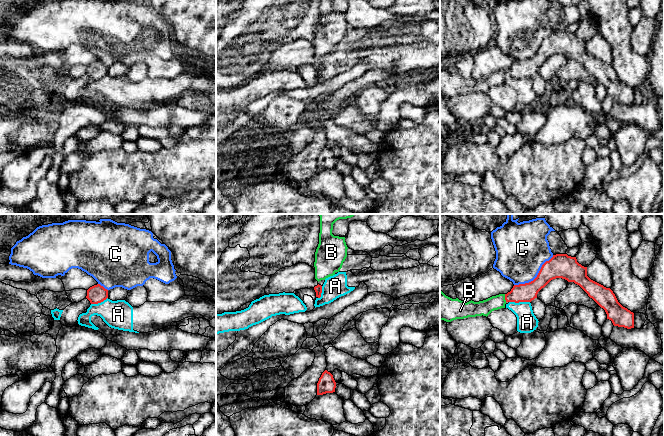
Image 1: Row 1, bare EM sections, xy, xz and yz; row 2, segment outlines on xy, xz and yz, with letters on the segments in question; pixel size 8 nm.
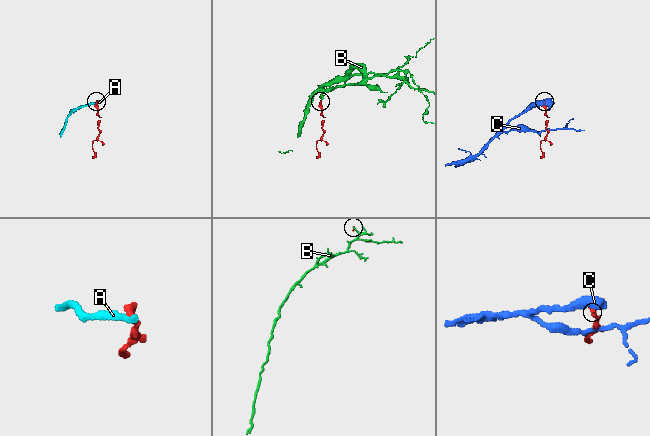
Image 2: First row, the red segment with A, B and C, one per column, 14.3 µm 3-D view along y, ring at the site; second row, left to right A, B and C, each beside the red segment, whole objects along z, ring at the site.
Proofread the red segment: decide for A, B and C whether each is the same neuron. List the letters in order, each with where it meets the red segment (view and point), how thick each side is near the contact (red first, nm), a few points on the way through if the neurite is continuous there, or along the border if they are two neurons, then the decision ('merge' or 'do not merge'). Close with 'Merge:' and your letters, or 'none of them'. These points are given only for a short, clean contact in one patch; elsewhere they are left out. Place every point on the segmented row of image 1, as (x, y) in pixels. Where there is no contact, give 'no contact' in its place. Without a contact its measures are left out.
A: contact yz (519, 301); calibres 150 and 160 nm; border yz (509, 301), (529, 302); do not merge
B: contact yz (505, 298); calibres 150 and 120 nm; way yz (527, 292), (505, 298), (485, 307); merge
C: contact yz (537, 276); calibres 190 and 420 nm; do not merge
Merge: B

